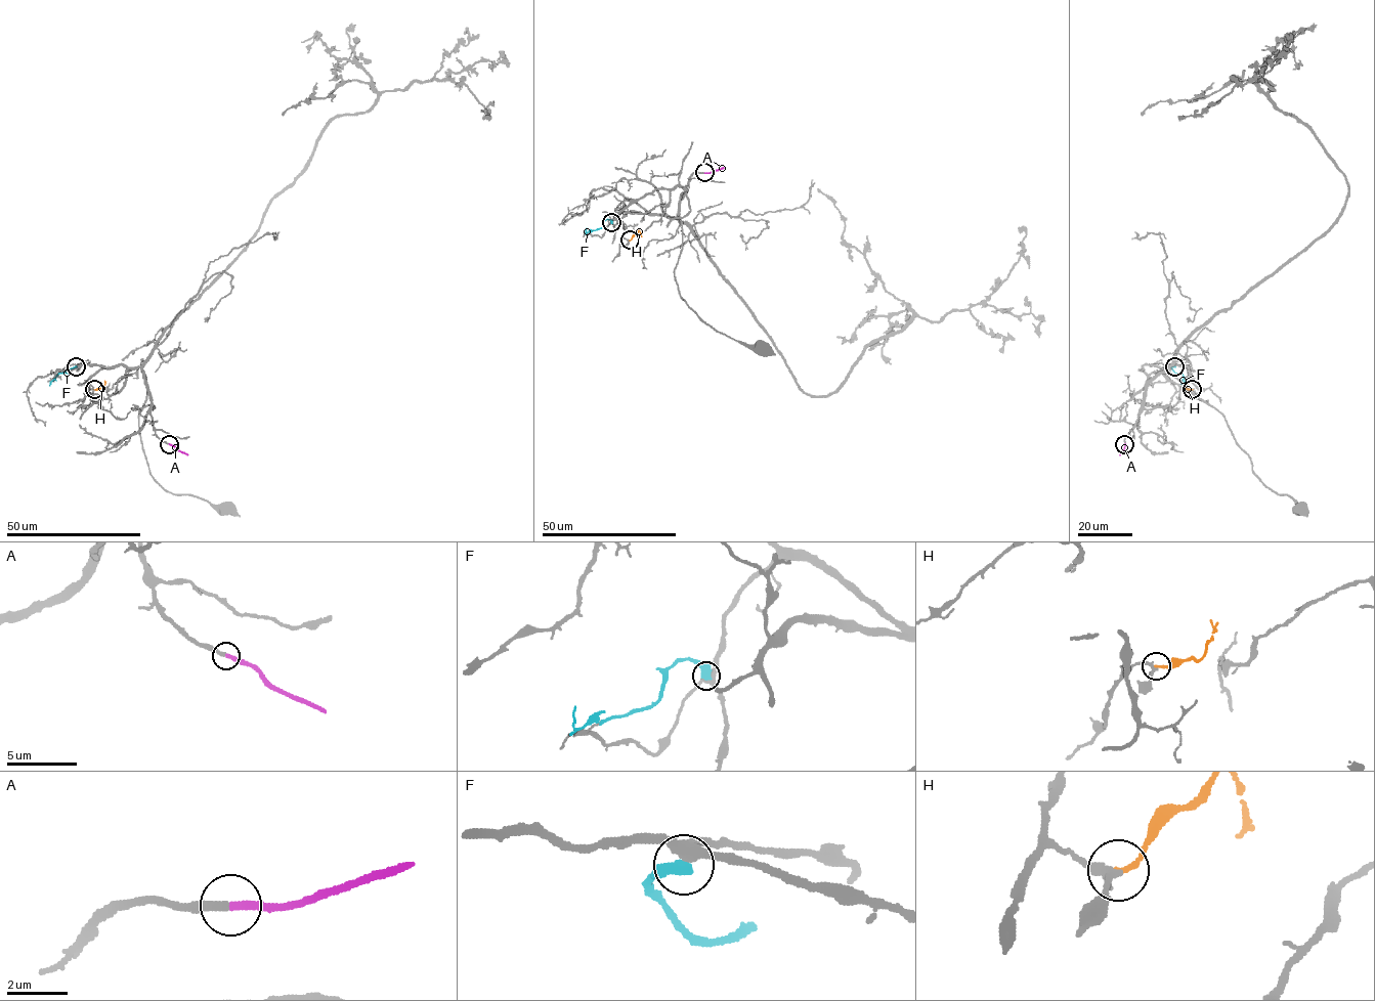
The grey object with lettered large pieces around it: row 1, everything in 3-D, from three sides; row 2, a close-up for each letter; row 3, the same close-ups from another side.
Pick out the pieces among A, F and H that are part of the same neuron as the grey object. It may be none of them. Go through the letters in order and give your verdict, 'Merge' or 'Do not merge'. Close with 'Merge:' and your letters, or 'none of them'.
A: Merge
F: Do not merge
H: Do not merge
Merge: A

